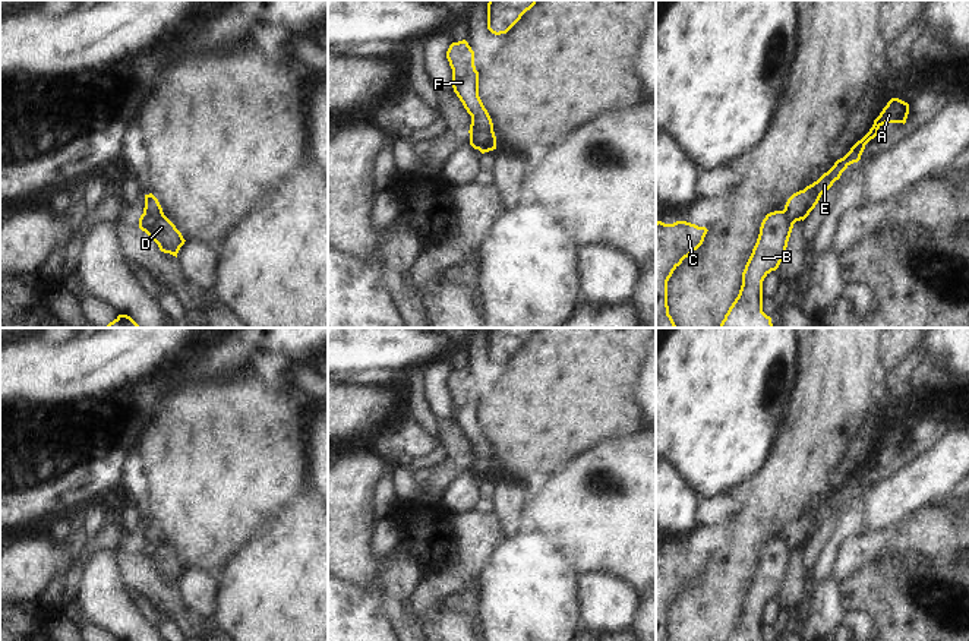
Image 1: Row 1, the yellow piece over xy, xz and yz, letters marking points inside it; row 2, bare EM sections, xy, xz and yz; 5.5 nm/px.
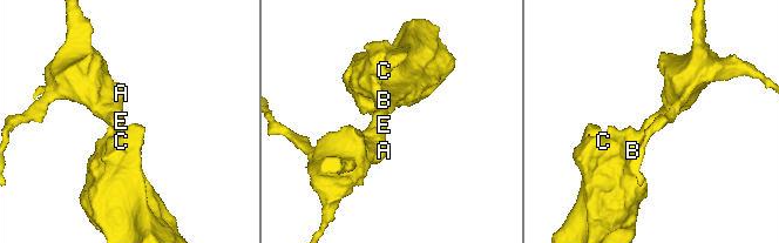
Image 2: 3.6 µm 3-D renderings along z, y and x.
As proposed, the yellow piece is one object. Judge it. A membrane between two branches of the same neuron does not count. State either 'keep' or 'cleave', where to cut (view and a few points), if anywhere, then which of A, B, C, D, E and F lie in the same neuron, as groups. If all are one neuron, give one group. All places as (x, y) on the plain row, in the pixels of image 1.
cleave; cut in xz along (494, 460), (470, 461); A E / B C D F

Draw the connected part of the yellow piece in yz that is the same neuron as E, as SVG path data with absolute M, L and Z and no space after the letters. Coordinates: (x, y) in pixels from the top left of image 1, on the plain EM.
M891 426L887 433L883 436L880 443L874 448L869 460L858 468L850 479L840 487L834 490L834 493L824 501L817 509L807 514L804 518L793 521L786 533L783 540L793 549L804 549L809 540L815 536L823 521L826 521L836 508L840 506L842 501L853 490L861 487L861 483L865 477L865 473L878 462L878 457L886 451L906 451L909 442L909 432L899 427Z

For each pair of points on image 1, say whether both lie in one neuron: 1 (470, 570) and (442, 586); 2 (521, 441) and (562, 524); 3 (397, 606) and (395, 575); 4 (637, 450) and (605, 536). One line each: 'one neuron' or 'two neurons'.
1: one neuron
2: two neurons
3: one neuron
4: one neuron

